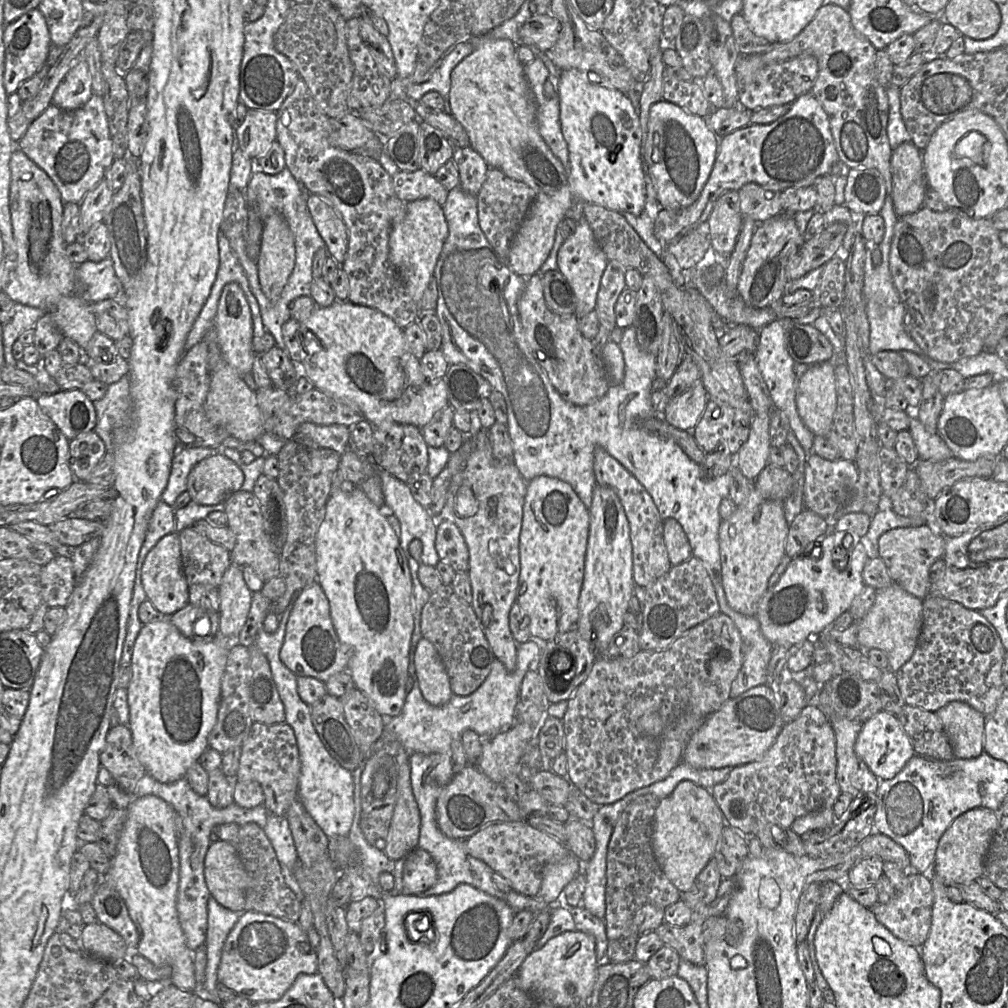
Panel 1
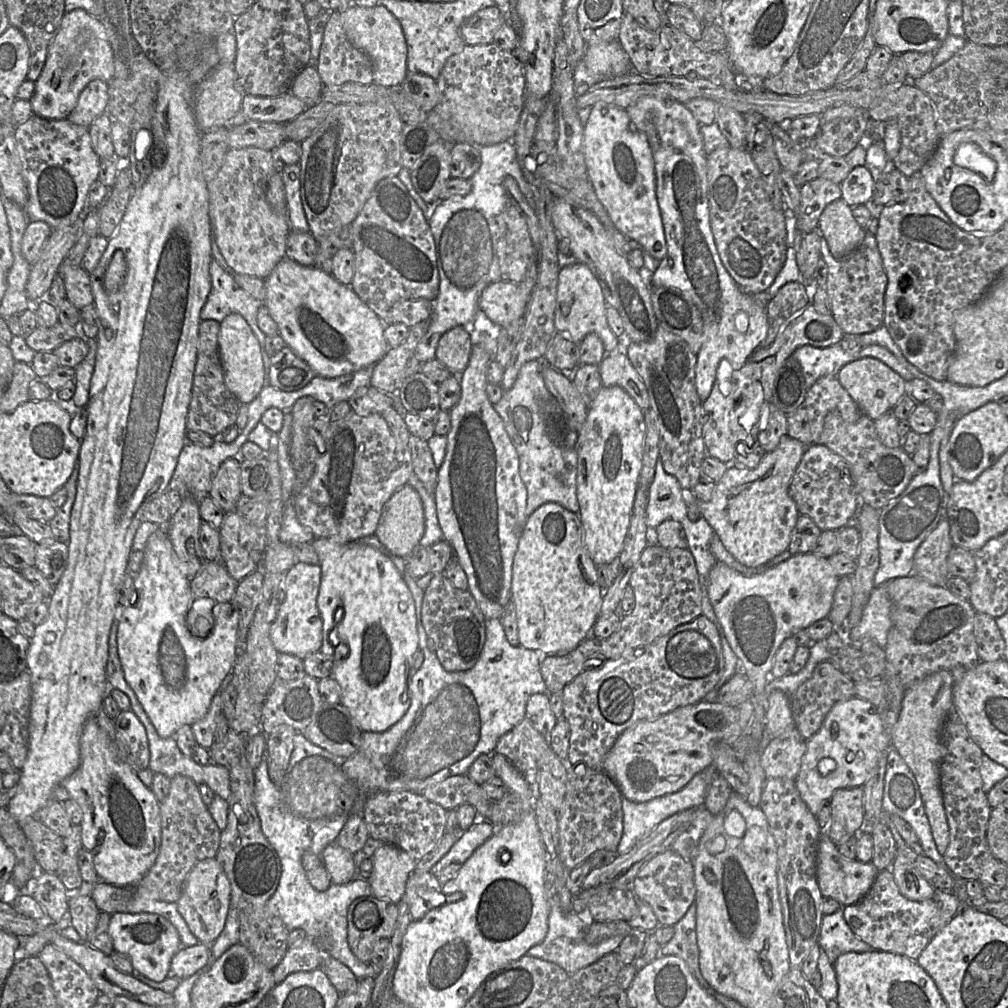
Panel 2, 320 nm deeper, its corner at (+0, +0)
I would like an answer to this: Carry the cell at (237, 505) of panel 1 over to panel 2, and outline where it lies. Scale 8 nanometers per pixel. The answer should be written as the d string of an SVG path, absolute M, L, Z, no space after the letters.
M231 457L221 463L212 480L209 496L224 513L235 511L243 498L240 483L240 457Z

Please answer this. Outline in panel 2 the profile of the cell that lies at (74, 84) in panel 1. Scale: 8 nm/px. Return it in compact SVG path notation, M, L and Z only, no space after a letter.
M83 9L65 13L60 29L49 45L45 65L29 100L33 113L48 120L66 119L84 88L97 79L109 84L114 71L113 50L102 22Z

